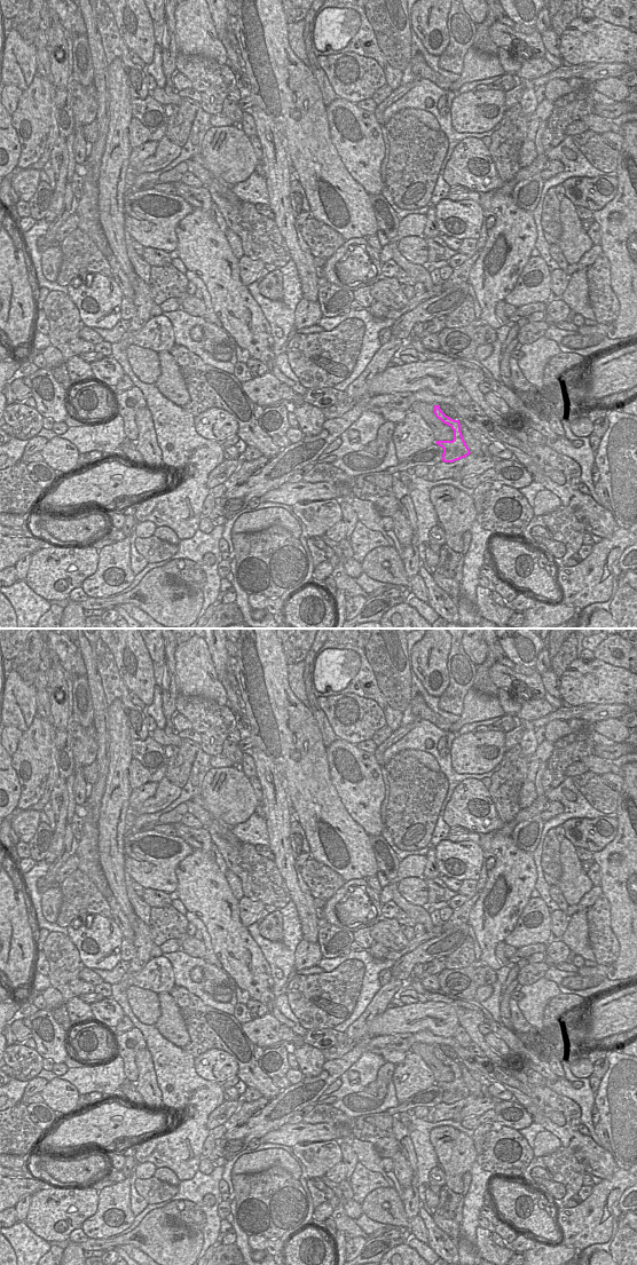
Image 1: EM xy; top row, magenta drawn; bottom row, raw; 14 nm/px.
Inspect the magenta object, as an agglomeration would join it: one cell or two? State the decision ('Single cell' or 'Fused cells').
Single cell.

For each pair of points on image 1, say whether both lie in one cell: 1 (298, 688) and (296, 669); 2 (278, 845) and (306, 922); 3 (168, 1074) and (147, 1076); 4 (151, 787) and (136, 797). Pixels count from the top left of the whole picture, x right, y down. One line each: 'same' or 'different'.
1: same
2: same
3: different
4: same

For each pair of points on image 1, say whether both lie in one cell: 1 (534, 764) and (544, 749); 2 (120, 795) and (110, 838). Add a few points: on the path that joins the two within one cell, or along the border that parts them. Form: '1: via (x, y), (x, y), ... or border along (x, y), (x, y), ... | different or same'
1: via (536, 760), (543, 752) | same
2: via (115, 805), (111, 828) | same

